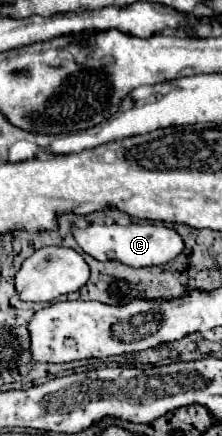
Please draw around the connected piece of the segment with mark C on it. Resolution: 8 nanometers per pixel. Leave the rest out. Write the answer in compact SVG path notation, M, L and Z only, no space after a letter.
M92 223L86 229L74 229L74 239L90 257L98 261L120 261L128 267L152 267L166 265L174 257L178 257L184 249L182 237L164 225L138 225L132 223L128 227L120 225L100 225Z

